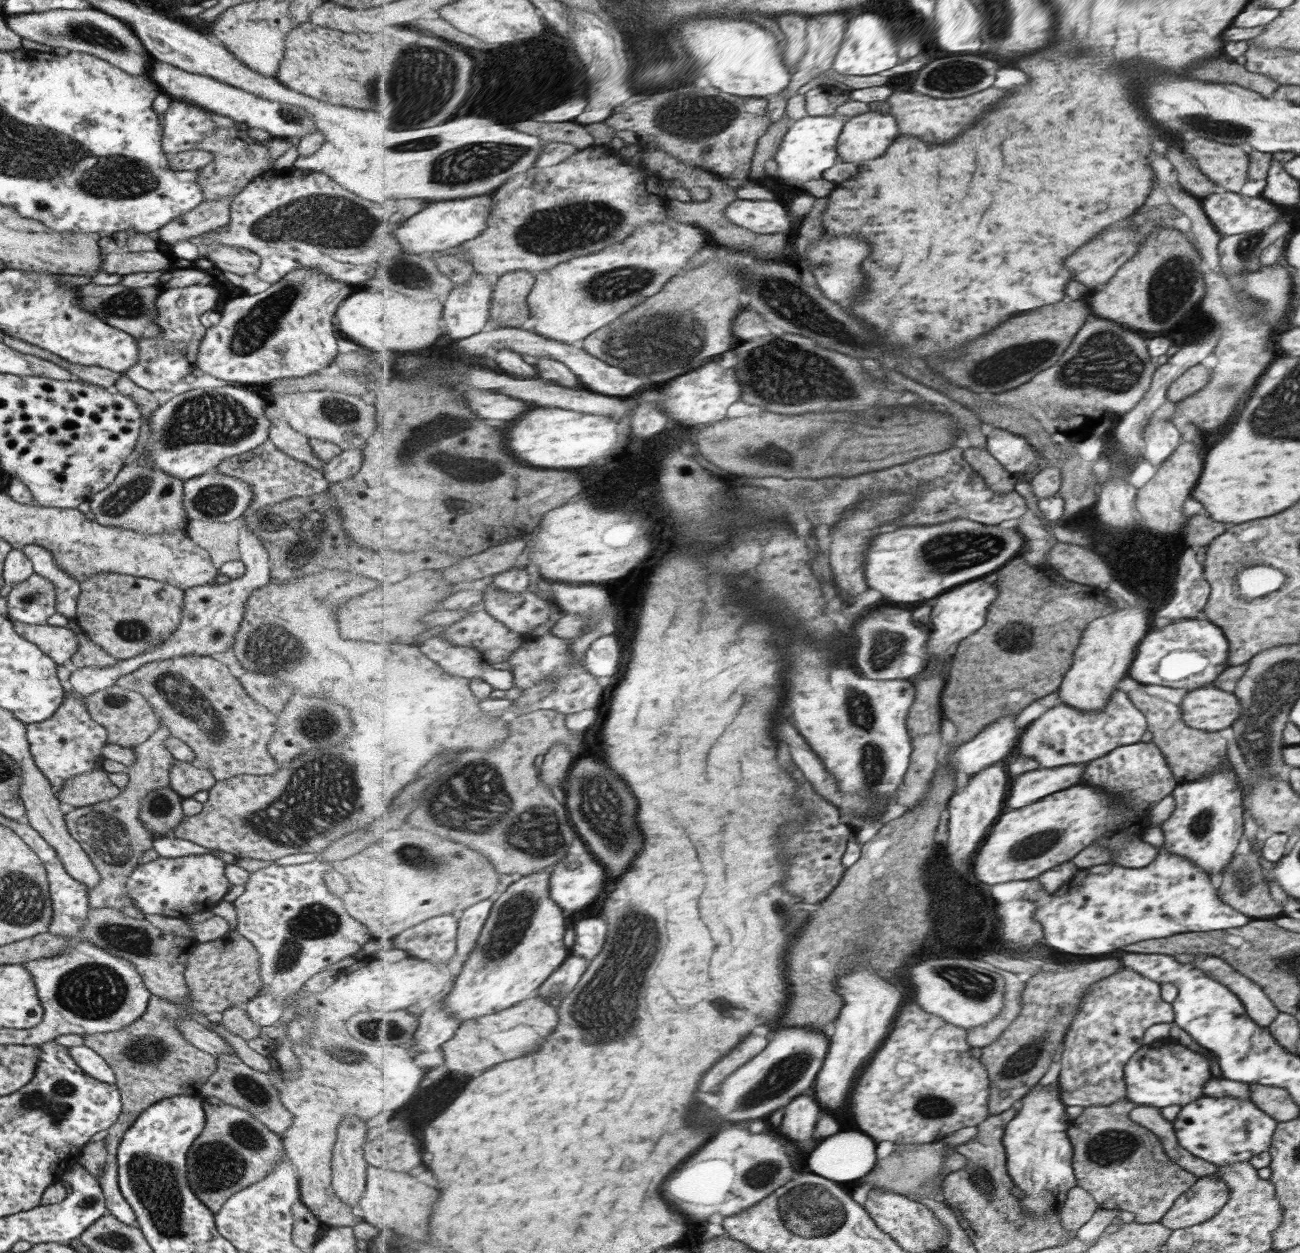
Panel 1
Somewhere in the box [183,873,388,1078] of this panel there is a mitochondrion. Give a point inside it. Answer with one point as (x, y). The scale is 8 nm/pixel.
(314, 920)

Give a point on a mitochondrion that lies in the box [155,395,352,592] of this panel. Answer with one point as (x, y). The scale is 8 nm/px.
(302, 547)

